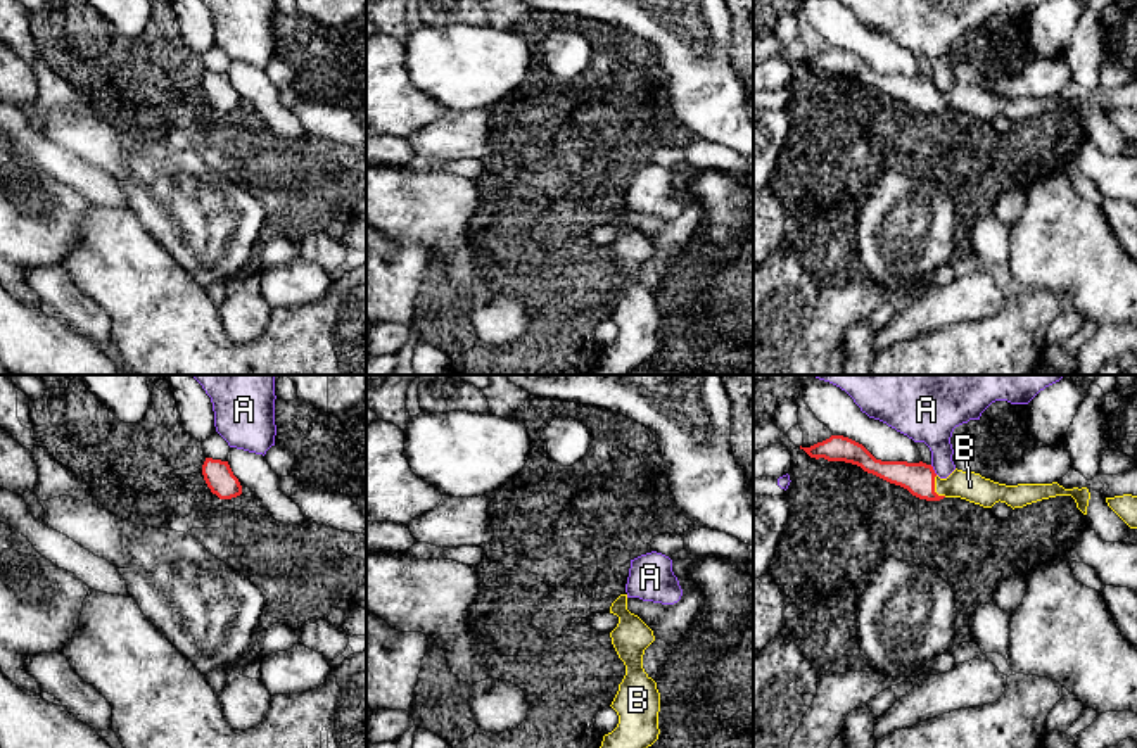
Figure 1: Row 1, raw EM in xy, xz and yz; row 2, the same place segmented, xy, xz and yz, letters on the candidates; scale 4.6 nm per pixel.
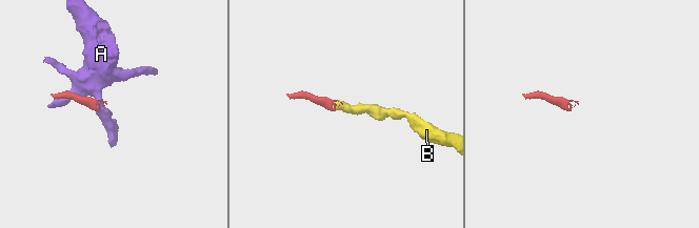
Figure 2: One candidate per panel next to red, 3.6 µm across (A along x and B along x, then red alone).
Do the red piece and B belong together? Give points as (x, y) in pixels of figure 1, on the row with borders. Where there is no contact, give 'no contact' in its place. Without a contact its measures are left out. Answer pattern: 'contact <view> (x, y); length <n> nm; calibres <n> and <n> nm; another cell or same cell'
contact yz (933, 489); length 120 nm; calibres 150 and 140 nm; same cell

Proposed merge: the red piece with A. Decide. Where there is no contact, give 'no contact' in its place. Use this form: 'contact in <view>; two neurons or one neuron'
contact in yz; two neurons

